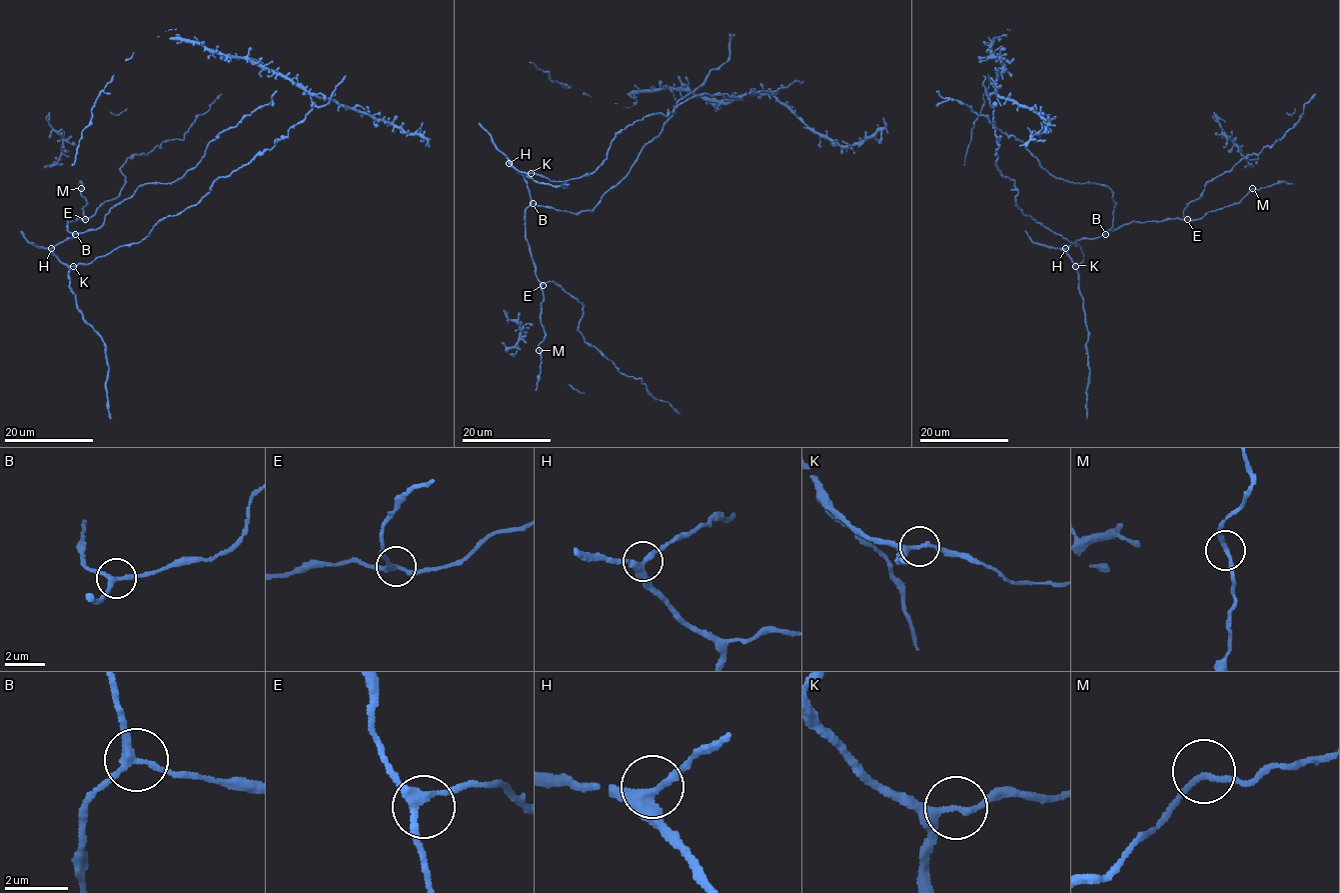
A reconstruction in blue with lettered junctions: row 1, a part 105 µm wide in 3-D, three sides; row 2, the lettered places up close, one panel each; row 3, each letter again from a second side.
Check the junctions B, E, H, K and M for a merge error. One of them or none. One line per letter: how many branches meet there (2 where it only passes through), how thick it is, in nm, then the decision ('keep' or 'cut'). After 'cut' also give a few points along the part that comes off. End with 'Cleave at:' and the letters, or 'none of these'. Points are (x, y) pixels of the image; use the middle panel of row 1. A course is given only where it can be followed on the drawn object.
B: branches 3; calibre 220 nm; keep
E: branches 3; calibre 240 nm; keep
H: branches 3; calibre 340 nm; keep
K: branches 3; calibre 200 nm; keep
M: branches 2; calibre 190 nm; keep
Cleave at: none of these

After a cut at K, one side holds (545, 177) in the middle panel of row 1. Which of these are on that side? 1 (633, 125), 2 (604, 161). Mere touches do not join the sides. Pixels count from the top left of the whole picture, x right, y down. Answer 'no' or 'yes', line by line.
1: yes
2: yes

